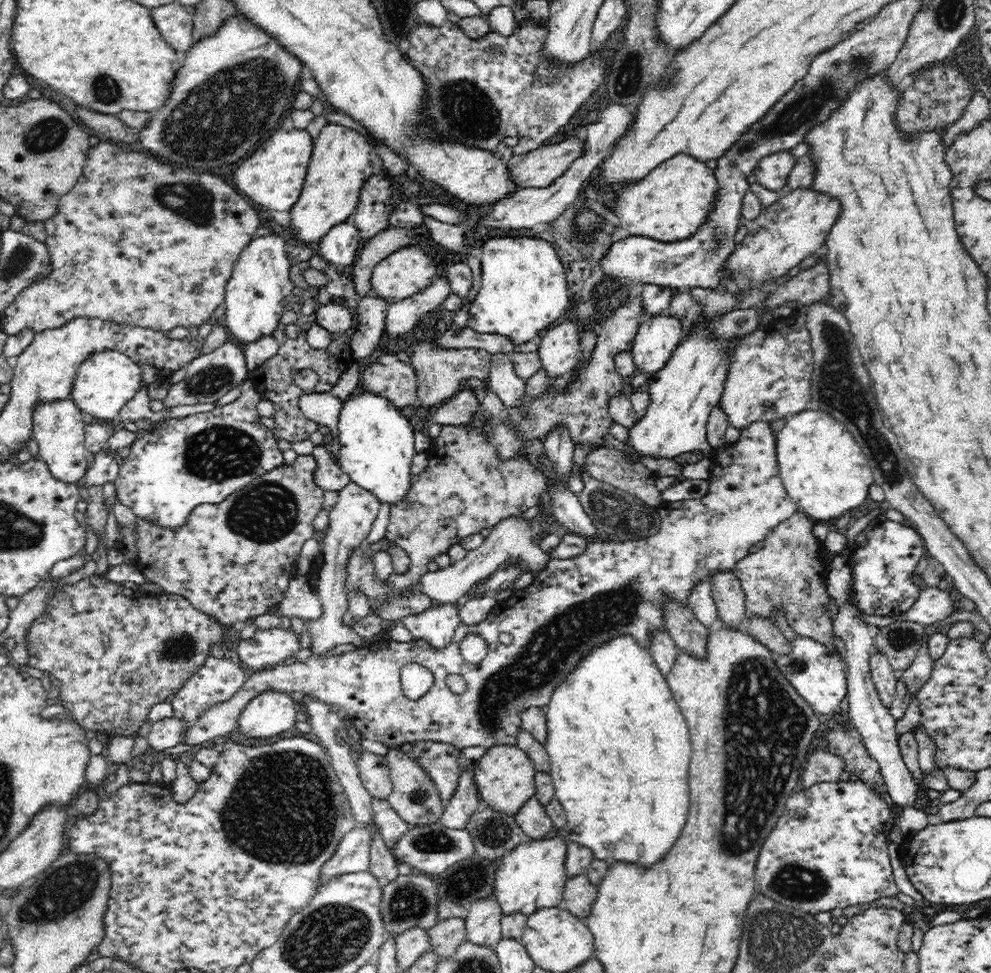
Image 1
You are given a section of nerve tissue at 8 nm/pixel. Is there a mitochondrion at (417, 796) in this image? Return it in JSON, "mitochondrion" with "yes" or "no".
{"mitochondrion":"yes"}

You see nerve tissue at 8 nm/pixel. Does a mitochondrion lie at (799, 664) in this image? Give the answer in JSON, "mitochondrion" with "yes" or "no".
{"mitochondrion":"yes"}

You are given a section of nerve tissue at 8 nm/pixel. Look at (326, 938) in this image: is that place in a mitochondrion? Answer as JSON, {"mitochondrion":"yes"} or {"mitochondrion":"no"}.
{"mitochondrion":"yes"}

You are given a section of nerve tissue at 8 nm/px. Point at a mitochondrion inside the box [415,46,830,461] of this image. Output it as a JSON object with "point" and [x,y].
{"point":[461,108]}

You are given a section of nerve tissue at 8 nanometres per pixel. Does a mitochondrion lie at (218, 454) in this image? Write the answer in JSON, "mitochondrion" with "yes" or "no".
{"mitochondrion":"yes"}

